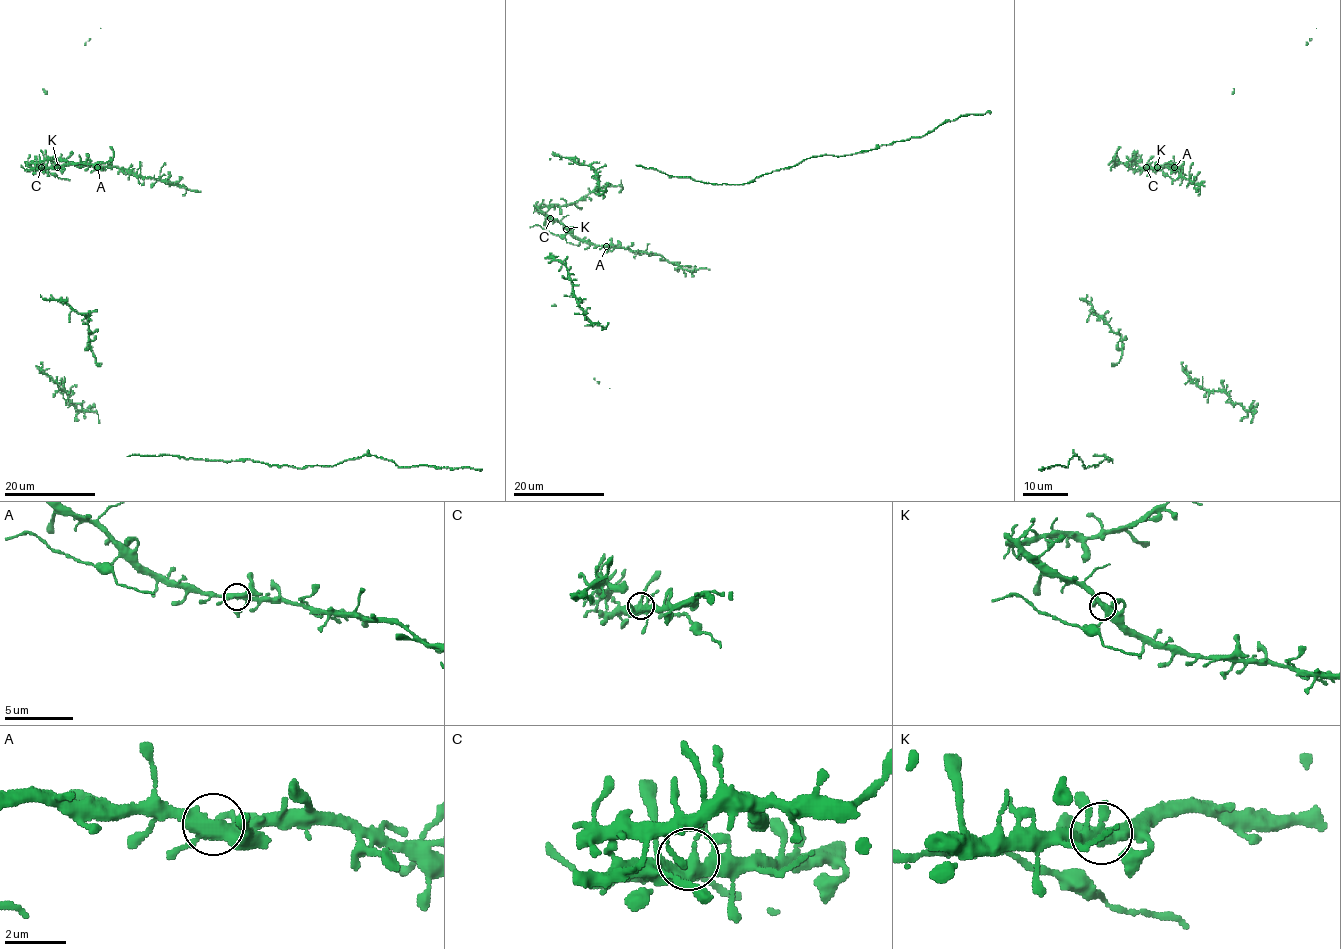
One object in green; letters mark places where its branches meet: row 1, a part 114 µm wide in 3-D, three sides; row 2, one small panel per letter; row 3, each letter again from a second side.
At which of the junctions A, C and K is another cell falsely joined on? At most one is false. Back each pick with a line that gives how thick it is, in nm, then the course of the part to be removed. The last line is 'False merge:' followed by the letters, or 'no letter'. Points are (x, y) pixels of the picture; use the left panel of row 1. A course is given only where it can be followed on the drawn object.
False merge: no letter

